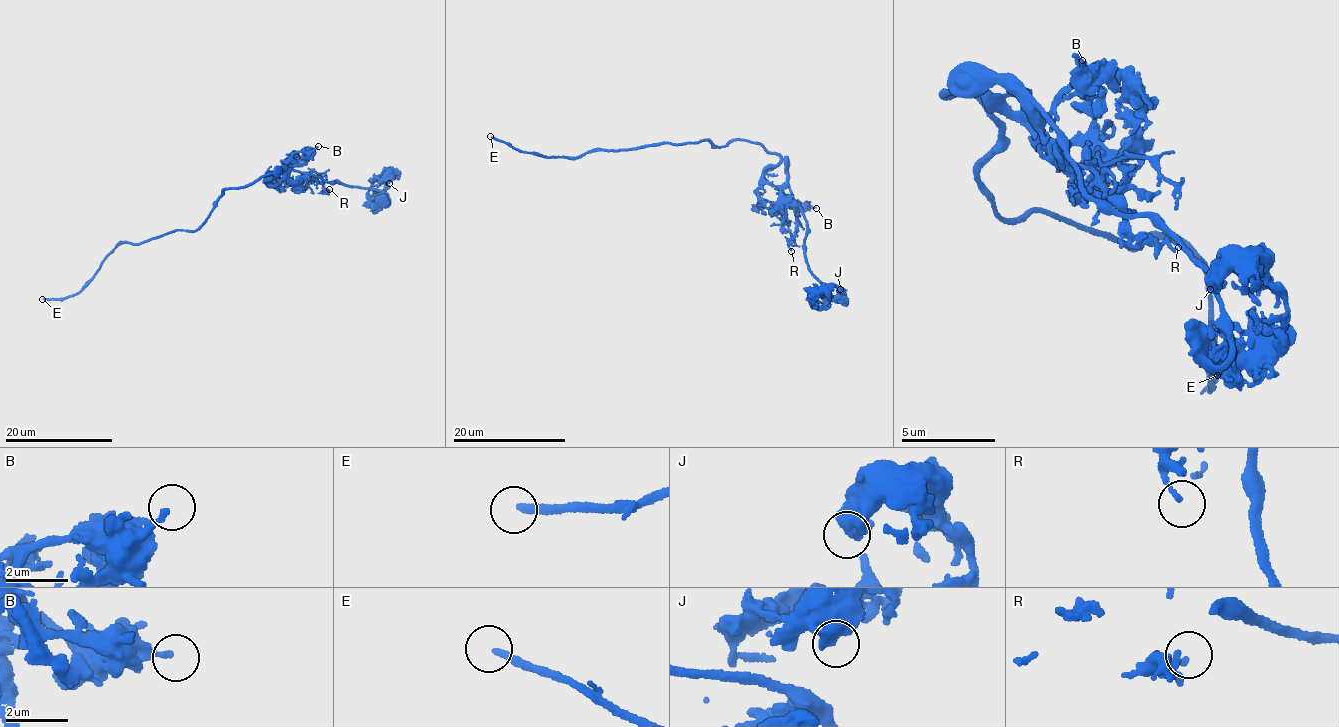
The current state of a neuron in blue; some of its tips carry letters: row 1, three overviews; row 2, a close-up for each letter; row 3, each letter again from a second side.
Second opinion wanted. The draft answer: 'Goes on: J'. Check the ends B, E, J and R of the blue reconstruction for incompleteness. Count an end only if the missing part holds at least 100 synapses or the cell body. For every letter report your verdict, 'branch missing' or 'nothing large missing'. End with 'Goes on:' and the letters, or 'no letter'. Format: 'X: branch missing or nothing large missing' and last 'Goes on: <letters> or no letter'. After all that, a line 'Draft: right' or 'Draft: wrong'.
B: nothing large missing
E: branch missing
J: nothing large missing
R: nothing large missing
Goes on: E
Draft: wrong

